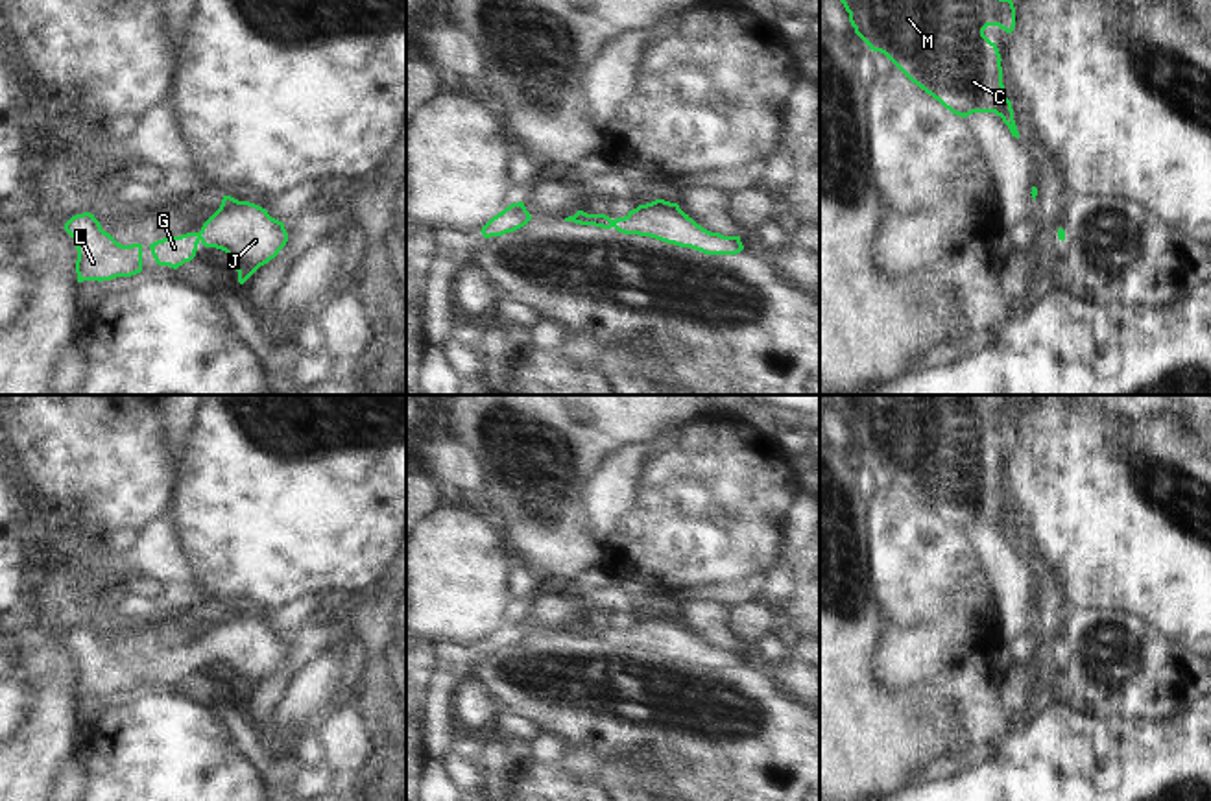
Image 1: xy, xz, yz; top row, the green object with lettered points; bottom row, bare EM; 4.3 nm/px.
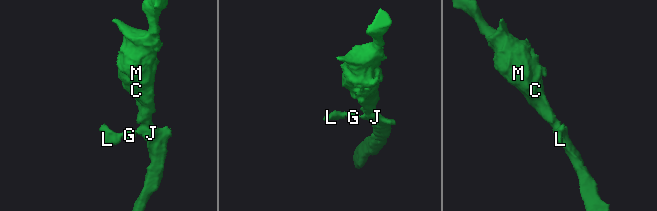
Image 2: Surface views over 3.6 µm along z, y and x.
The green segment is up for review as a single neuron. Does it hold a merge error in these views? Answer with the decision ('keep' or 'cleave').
keep

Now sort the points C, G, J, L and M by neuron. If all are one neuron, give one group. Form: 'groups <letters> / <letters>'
groups C G J L M

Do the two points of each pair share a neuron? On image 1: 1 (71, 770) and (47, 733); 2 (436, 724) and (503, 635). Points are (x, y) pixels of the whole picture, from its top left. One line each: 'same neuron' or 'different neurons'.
1: different neurons
2: same neuron

